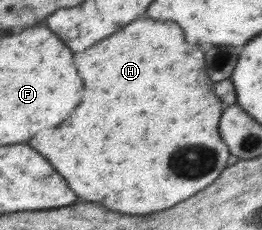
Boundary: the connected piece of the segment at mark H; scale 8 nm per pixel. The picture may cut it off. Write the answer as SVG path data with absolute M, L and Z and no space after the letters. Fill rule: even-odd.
M134 20L86 52L76 54L74 64L84 80L84 100L64 124L38 132L28 144L46 156L78 198L124 214L160 212L212 184L227 167L231 153L218 134L222 102L212 92L214 82L206 78L204 52L186 44L178 24Z

